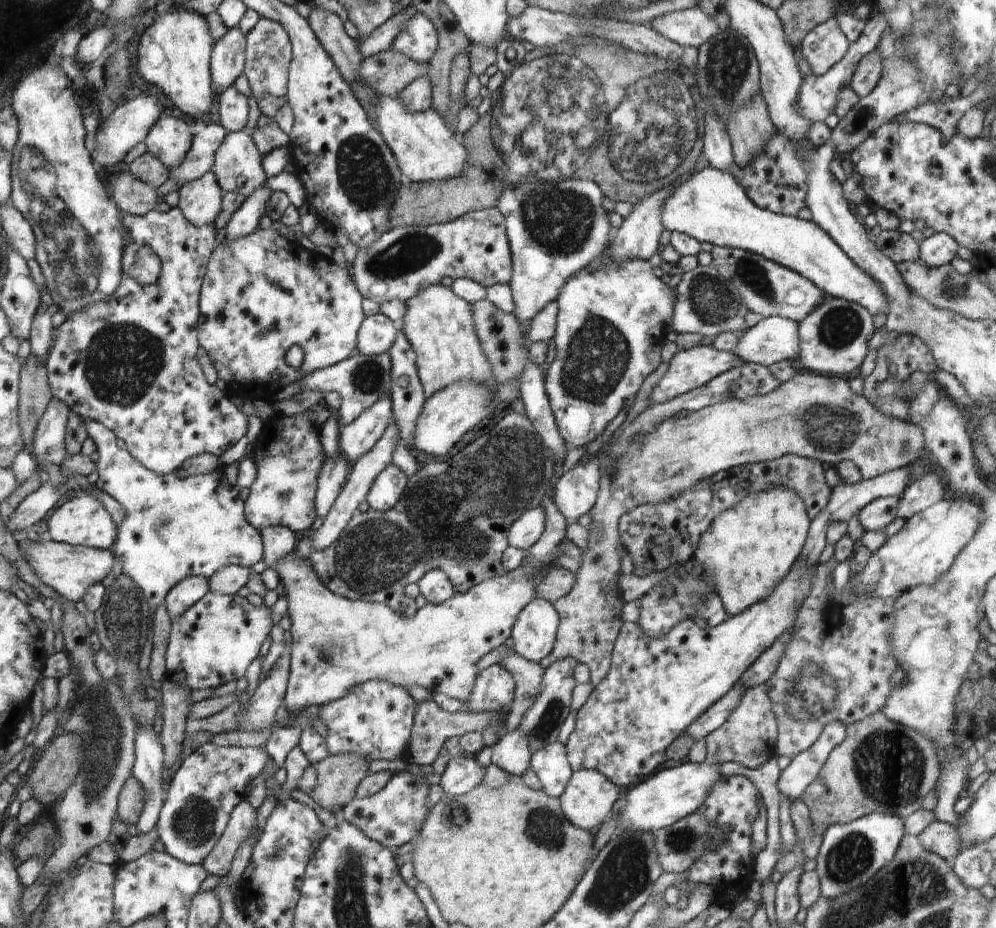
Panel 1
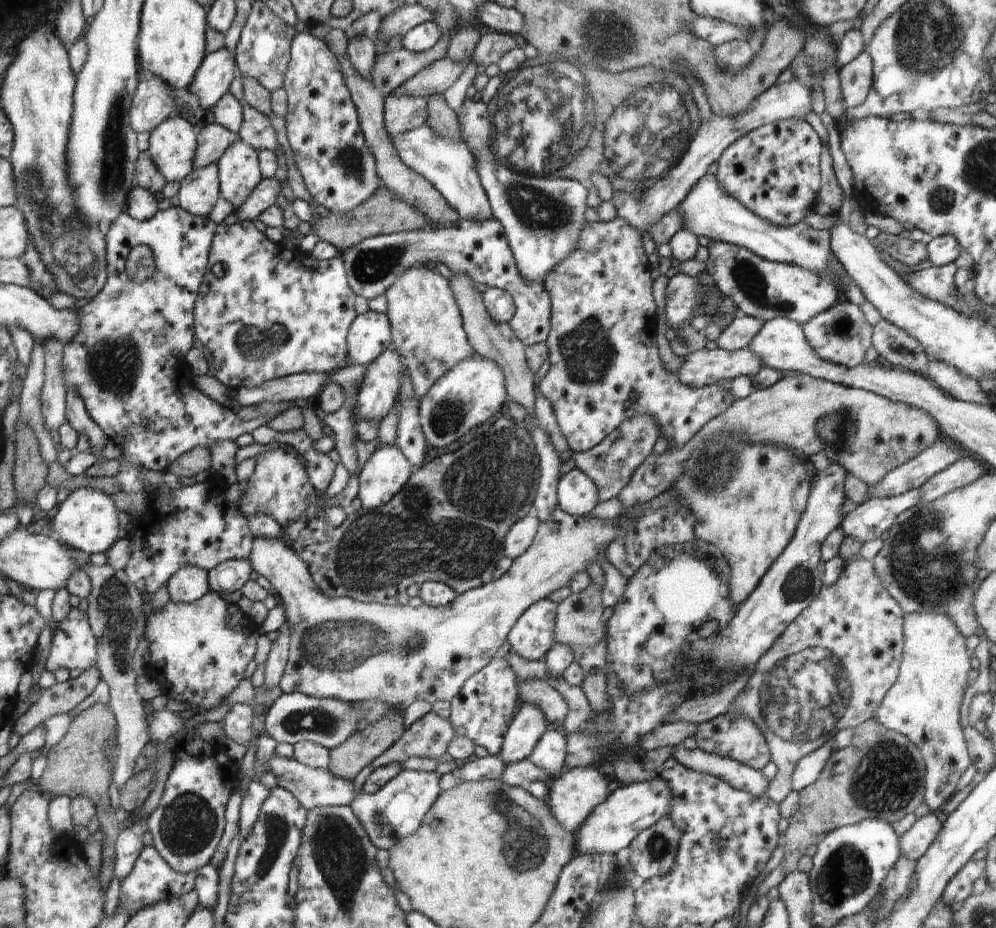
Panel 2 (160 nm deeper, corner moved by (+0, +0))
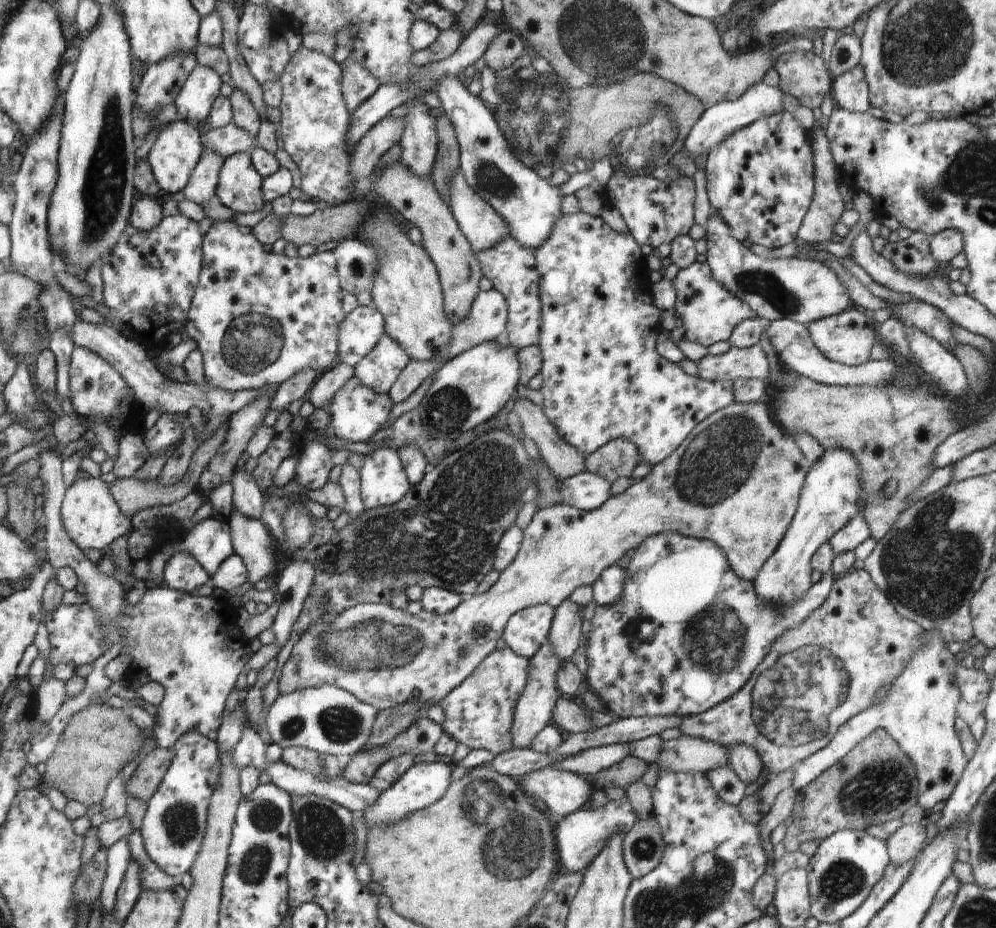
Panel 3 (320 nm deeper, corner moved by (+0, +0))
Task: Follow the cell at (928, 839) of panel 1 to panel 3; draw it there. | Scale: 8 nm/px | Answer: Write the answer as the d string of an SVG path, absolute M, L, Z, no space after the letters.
M924 823L903 824L886 840L889 860L898 866L903 865L911 858L916 858L922 850L922 842L926 838Z

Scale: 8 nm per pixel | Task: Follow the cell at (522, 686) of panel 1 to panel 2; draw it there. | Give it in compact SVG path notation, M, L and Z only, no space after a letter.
M519 676L519 696L521 702L538 705L550 723L561 725L568 716L568 703L553 686L544 681L522 681Z

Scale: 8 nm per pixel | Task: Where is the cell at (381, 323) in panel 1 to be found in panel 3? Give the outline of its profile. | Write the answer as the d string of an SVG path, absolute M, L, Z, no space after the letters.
M358 305L345 316L340 326L337 355L340 361L352 368L360 364L387 334L385 317L374 306Z

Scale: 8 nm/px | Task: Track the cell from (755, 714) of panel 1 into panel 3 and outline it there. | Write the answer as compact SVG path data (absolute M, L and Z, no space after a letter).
M738 745L726 748L731 769L746 786L761 776L764 764L754 747Z

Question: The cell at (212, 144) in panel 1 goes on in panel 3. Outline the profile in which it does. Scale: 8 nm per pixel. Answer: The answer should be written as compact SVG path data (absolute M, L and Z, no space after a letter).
M229 122L219 129L206 127L204 131L206 146L217 150L224 158L238 153L250 153L256 140L242 127Z

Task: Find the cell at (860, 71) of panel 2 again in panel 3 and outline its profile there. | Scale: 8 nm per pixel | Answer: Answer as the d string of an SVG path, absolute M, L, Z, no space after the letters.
M860 64L833 78L830 92L835 106L855 113L866 113L870 108L868 83Z

